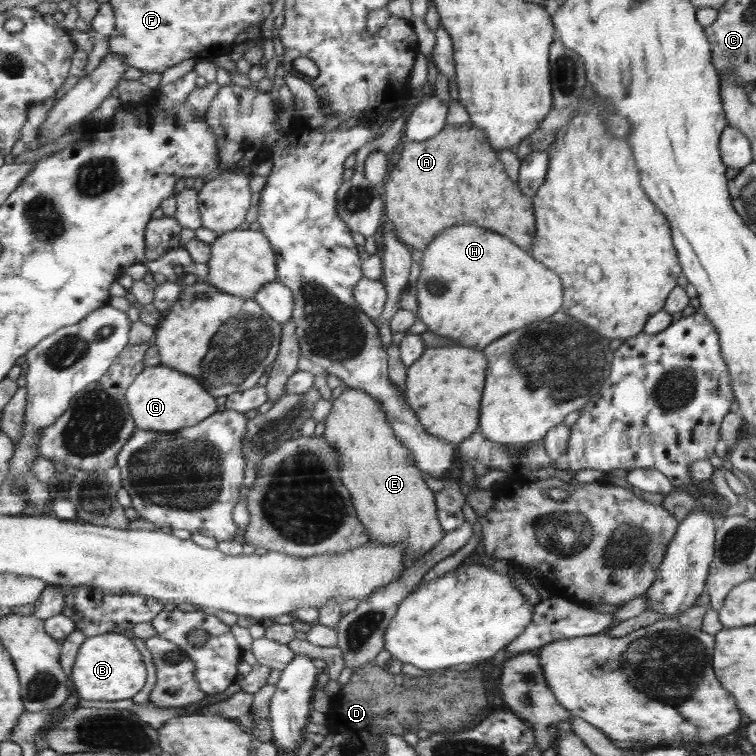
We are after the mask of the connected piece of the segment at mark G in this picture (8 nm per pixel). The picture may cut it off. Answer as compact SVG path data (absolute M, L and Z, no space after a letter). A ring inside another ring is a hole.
M164 364L146 368L132 383L127 396L137 427L142 430L180 431L200 424L220 410L216 396L197 377Z

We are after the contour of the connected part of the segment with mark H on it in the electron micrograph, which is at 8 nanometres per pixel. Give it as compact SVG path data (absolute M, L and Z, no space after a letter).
M474 224L446 228L438 240L424 249L420 269L419 278L413 284L417 290L417 318L426 324L429 332L478 350L510 330L556 314L562 304L562 284L554 270L534 260L510 238L486 228L478 228Z

